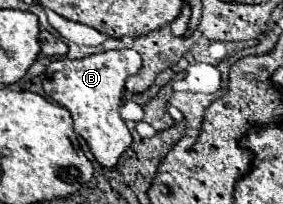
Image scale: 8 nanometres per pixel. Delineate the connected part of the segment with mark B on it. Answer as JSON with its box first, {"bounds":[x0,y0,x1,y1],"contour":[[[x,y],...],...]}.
{"bounds":[44,50,142,166],"contour":[[[108,50],[102,54],[92,54],[80,60],[56,58],[48,64],[44,72],[46,94],[74,118],[74,130],[90,146],[94,158],[102,166],[116,166],[120,154],[132,144],[132,136],[120,118],[120,102],[124,96],[124,84],[128,76],[136,74],[142,66],[142,58],[134,50]]]}

